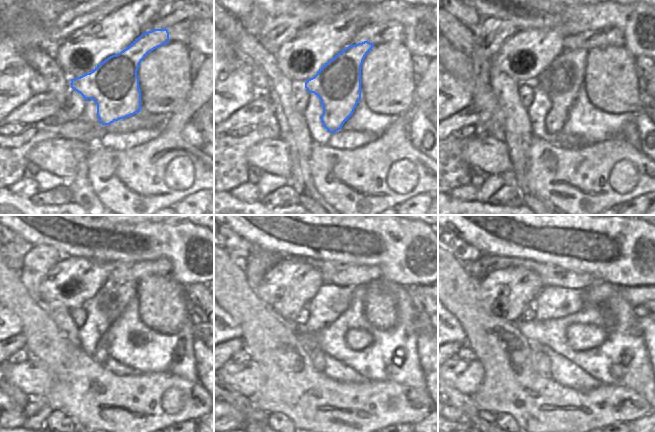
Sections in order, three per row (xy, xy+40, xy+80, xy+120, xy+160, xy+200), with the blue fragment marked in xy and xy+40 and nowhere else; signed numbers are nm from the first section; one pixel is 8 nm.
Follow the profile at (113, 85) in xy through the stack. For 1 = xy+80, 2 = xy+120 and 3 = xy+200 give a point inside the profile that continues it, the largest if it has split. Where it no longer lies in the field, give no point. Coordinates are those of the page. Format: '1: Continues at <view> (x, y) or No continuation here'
1: Continues at xy+80 (563, 78)
2: Continues at xy+120 (113, 298)
3: Continues at xy+200 (541, 364).

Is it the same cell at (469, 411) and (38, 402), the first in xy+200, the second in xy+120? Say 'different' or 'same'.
different

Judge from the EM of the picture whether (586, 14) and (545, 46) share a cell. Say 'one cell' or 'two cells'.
two cells

